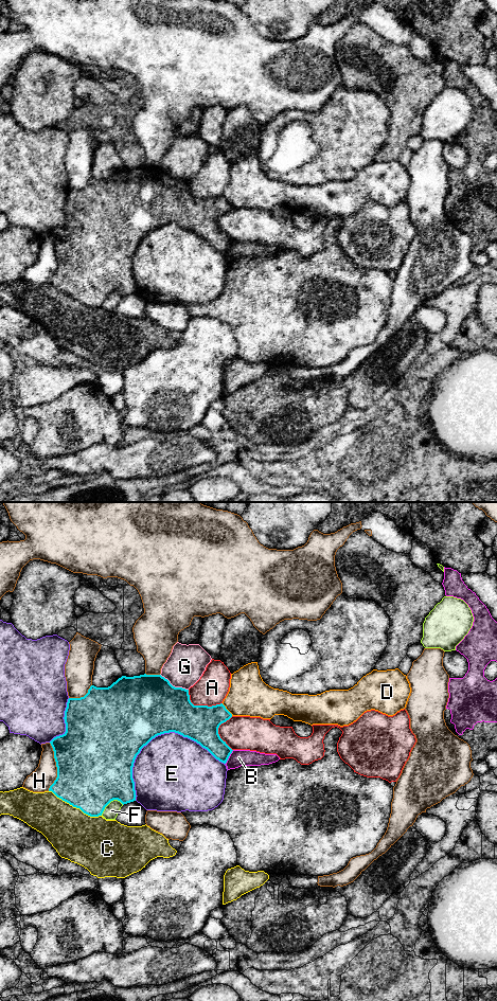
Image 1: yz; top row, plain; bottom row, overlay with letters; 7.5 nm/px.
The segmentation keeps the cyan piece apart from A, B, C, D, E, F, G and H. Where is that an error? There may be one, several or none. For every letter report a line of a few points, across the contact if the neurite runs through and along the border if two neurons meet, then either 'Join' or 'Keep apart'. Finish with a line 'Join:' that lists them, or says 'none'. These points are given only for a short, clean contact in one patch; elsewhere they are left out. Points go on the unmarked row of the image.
A: Keep apart
B: Line: yz (233, 242), (225, 254). Keep apart
C: Keep apart
D: Line: yz (222, 195), (232, 207). Keep apart
E: Keep apart
F: Keep apart
G: Keep apart
H: Keep apart
Join: none

